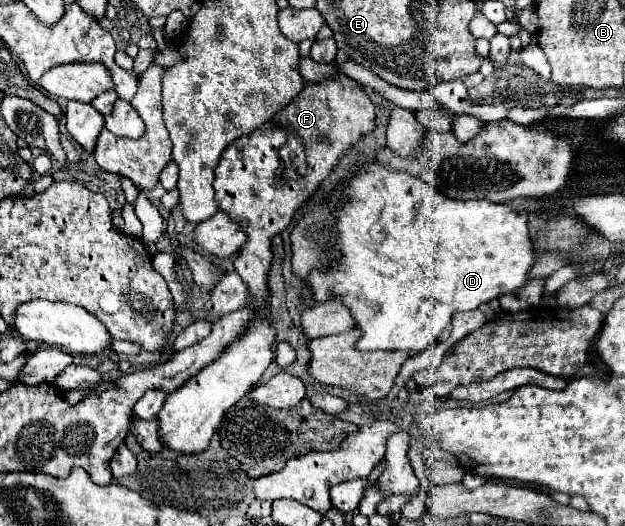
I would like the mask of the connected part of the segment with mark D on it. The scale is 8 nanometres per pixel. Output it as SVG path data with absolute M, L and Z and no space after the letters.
M360 156L358 158L360 166L354 170L354 176L350 184L346 184L346 194L350 196L350 202L344 204L332 204L332 210L338 218L338 250L342 252L342 258L338 266L320 272L312 270L310 274L310 288L312 288L312 300L314 302L326 302L330 298L342 296L344 304L352 310L352 316L356 320L356 326L364 332L358 340L360 350L410 350L410 352L424 352L428 350L442 334L442 330L450 324L450 318L454 312L462 310L476 310L482 304L488 304L490 300L496 300L504 294L512 294L518 288L526 286L530 280L530 270L536 262L536 248L528 236L528 214L526 212L516 212L508 204L492 204L488 200L448 200L446 196L440 196L434 188L426 186L422 180L416 180L416 176L410 176L406 172L390 172L384 166L376 164L370 158Z

